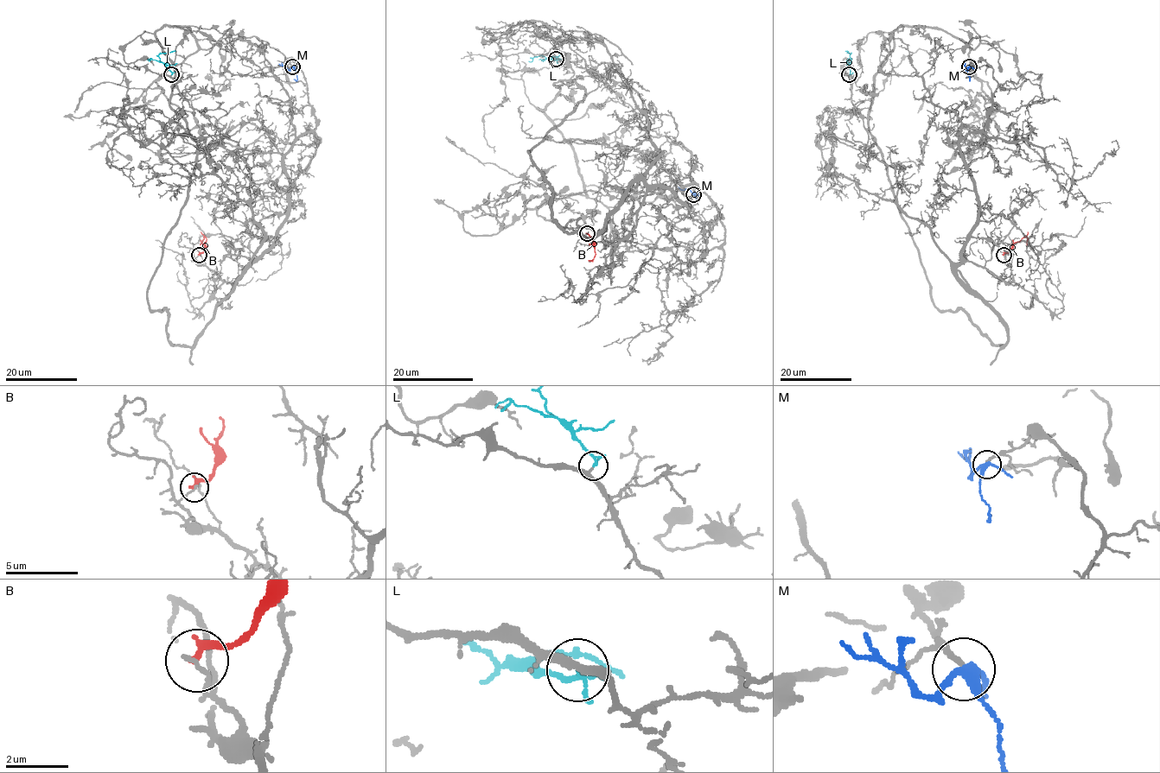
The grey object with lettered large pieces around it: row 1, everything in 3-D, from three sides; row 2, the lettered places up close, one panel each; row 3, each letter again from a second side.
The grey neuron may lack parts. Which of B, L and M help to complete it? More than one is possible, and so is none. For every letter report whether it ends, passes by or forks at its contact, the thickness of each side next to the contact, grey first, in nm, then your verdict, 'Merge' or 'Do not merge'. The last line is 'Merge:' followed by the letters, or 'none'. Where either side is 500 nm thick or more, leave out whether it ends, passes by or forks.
B: It ends there. Thickness 140 nm (grey) against 240 nm. Do not merge
L: It passes by. Thickness 240 nm (grey) against 150 nm. Merge
M: It forks there. Thickness 170 nm (grey) against 240 nm. Merge
Merge: L, M

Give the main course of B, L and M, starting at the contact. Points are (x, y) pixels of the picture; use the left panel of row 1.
B: (199, 254), (204, 250), (206, 238), (203, 237), (200, 244)
L: (171, 74), (159, 54), (175, 51)
M: (292, 66), (296, 73), (296, 79), (293, 79)

